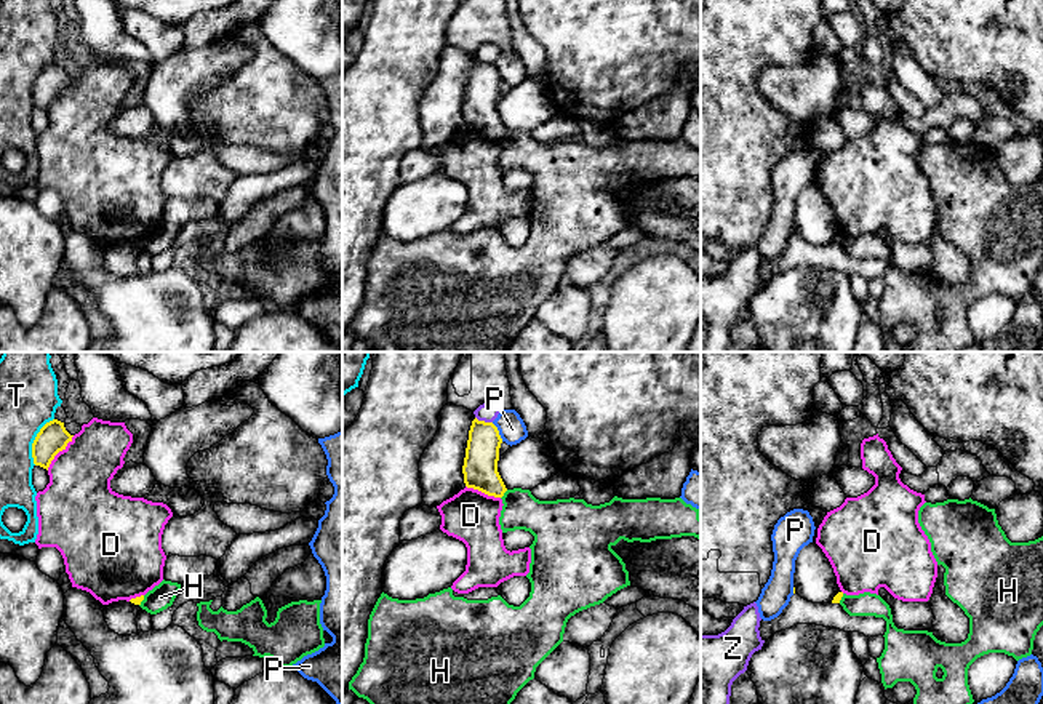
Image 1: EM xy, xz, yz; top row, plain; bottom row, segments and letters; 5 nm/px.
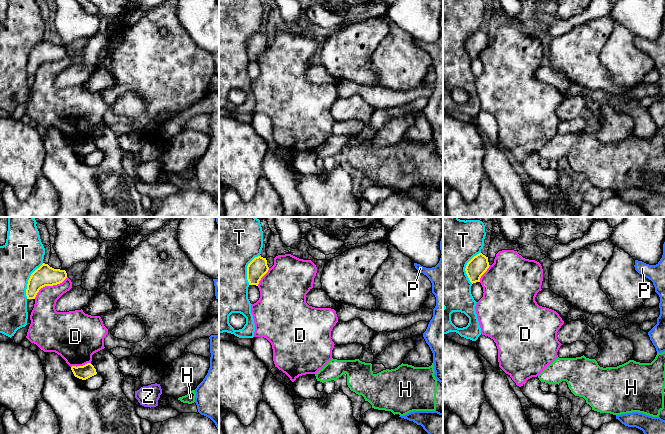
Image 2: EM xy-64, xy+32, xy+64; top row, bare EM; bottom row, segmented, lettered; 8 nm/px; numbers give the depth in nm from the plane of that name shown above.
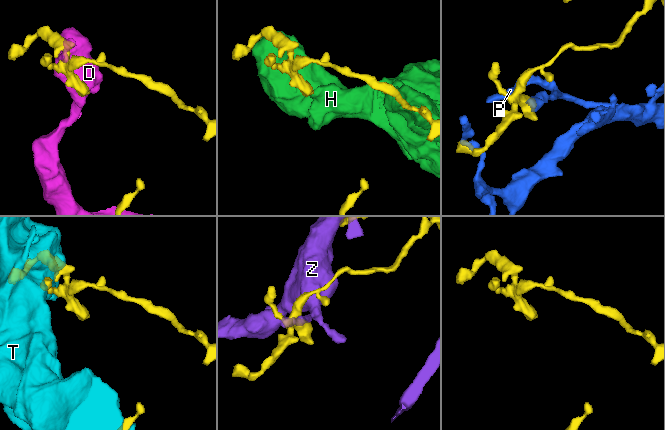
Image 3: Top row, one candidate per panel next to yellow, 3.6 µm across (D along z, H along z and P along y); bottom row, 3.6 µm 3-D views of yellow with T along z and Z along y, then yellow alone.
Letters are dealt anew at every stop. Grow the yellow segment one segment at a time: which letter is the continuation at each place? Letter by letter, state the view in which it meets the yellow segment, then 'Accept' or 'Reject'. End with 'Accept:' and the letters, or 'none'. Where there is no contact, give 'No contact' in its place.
D: Touches yellow in xy. Reject
H: Touches yellow in xz. Reject
P: Touches yellow in xz. Reject
T: Touches yellow in xy. Reject
Z: Touches yellow in xz. Reject
Accept: none

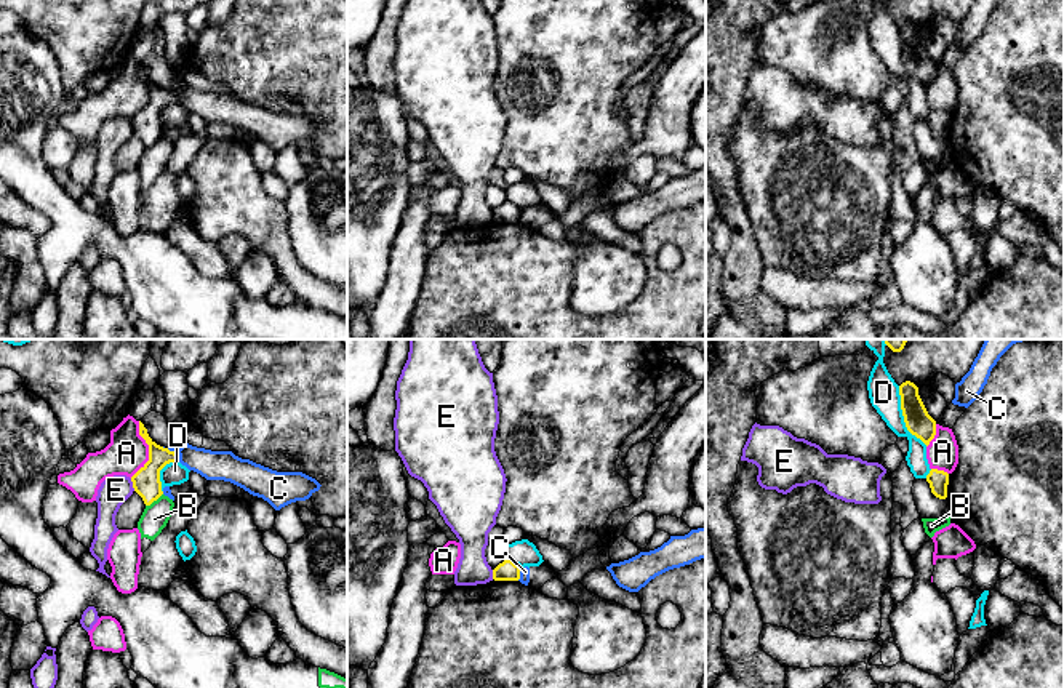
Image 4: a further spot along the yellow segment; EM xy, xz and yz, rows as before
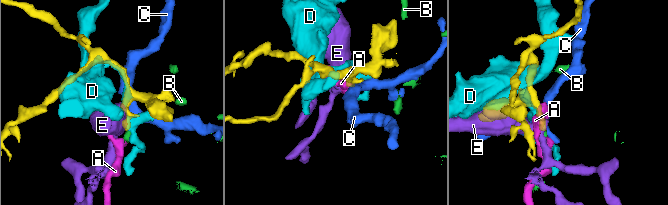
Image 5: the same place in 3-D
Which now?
A: Touches yellow in xy. Reject
B: Touches yellow in xy. Reject
C: Touches yellow in xy. Reject
D: Touches yellow in yz. Reject
E: Touches yellow in xy. Reject
Accept: none

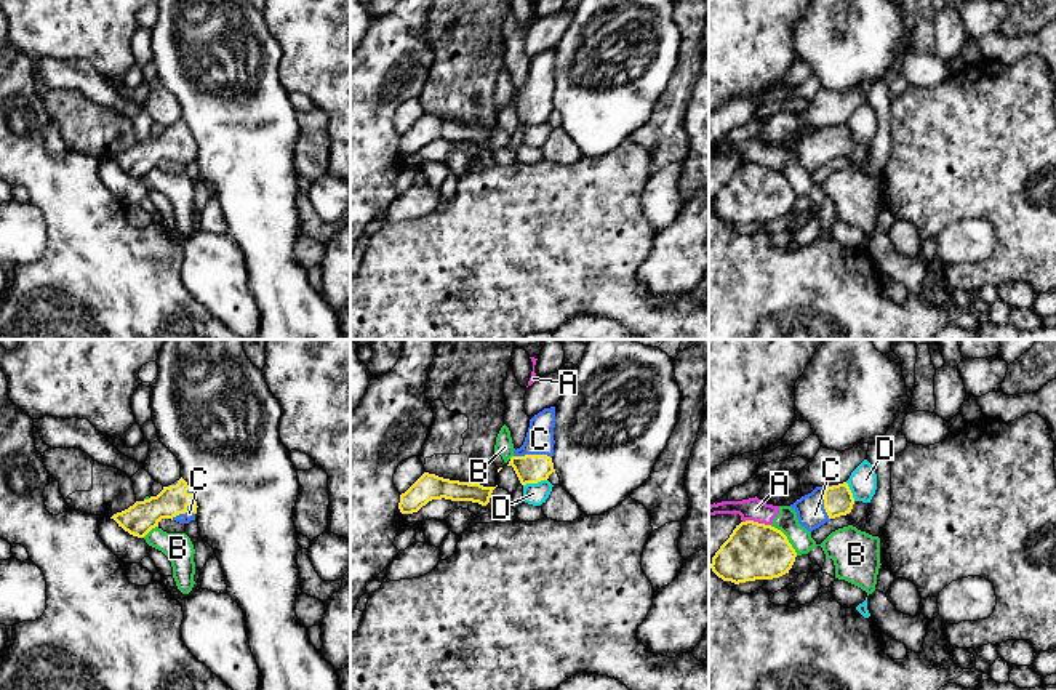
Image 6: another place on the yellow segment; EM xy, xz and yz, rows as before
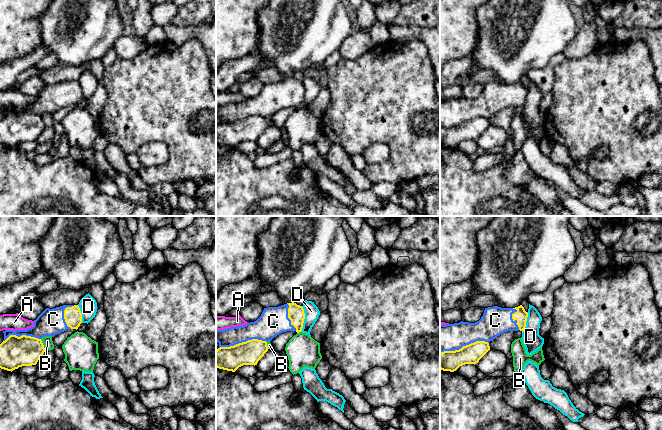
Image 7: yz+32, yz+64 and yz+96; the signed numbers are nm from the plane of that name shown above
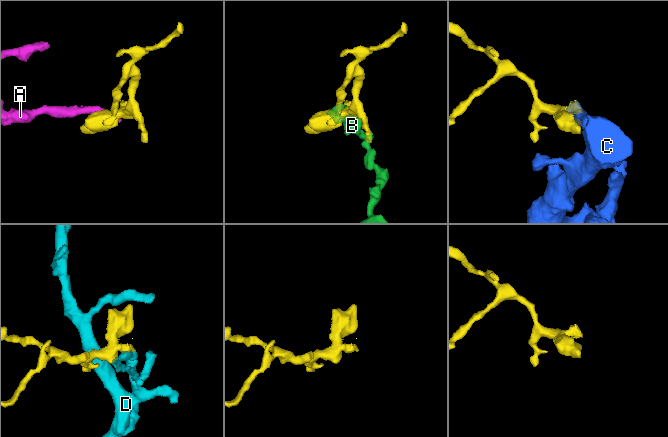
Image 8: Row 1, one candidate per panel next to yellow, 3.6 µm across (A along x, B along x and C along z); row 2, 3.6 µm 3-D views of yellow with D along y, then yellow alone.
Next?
A: Touches yellow in yz. Reject
B: Touches yellow in yz. Reject
C: Touches yellow in xz. Accept
D: Touches yellow in xz. Reject
Accept: C

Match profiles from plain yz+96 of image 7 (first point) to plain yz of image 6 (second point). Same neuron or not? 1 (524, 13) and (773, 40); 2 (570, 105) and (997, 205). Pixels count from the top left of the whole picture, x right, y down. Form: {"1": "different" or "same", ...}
{"1": "different", "2": "same"}

